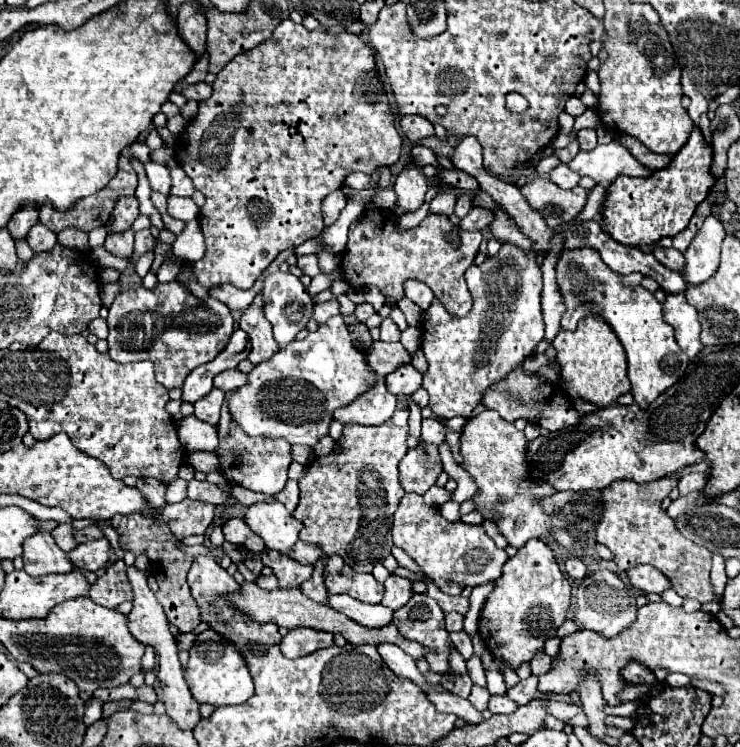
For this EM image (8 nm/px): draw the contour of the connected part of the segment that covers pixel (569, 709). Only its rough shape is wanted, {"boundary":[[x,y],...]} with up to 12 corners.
{"boundary":[[548,701],[548,713],[568,721],[582,709],[574,703]]}

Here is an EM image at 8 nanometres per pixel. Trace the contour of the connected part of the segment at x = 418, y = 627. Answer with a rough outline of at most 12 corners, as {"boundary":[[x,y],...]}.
{"boundary":[[414,593],[392,623],[430,649],[434,673],[448,673],[450,637],[444,611]]}

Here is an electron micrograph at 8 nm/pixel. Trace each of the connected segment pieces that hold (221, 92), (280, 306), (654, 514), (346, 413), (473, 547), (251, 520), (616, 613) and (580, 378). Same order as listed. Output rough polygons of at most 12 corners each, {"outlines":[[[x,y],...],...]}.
{"outlines":[[[286,19],[176,137],[206,253],[252,289],[400,157],[374,51]],[[292,273],[264,281],[264,315],[280,347],[310,319],[312,301]],[[676,479],[602,491],[598,543],[648,563],[680,597],[712,601],[712,551],[660,507]],[[384,379],[352,405],[336,409],[334,419],[382,425],[396,409]],[[406,493],[394,545],[448,595],[498,579],[506,551]],[[278,501],[248,507],[244,521],[266,549],[290,555],[302,529]],[[596,569],[576,592],[574,623],[616,637],[636,619],[636,595]],[[606,321],[560,331],[568,399],[596,407],[630,391],[624,349]]]}

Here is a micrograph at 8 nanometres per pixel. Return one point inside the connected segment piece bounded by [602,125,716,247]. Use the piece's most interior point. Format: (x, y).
(637, 211)

